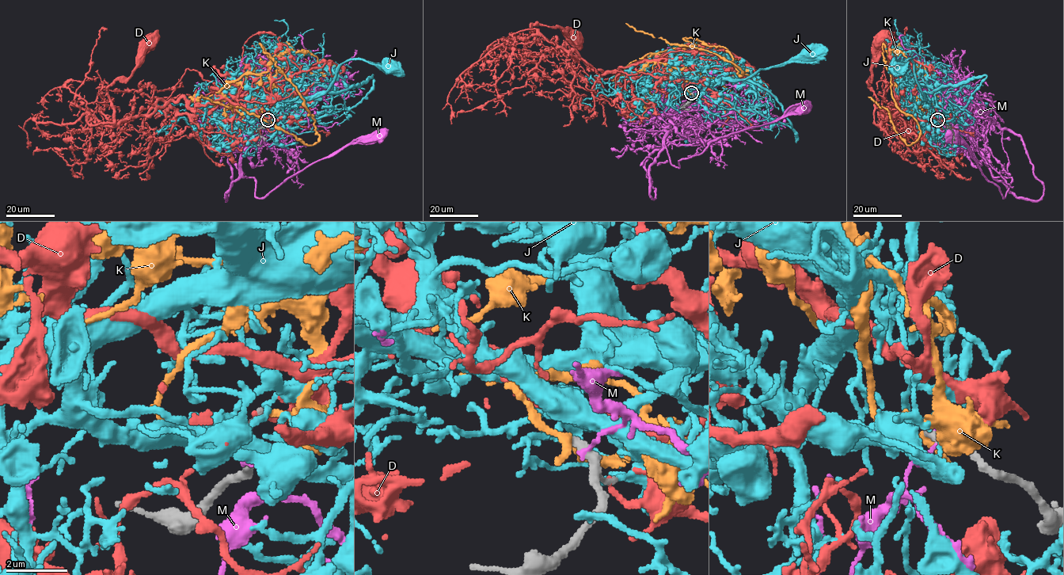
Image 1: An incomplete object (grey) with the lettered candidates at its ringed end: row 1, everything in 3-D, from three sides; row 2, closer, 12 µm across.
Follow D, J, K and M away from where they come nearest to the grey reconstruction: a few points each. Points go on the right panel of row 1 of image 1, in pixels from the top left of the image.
D: (940, 119), (903, 106), (906, 98), (915, 108), (917, 97), (876, 124), (869, 80), (883, 41)
J: (940, 118), (936, 117), (938, 123), (940, 120), (925, 100), (915, 79), (913, 63), (908, 59), (898, 66)
K: (937, 119), (927, 101), (908, 104), (883, 45), (891, 96), (919, 138), (907, 145), (868, 97)
M: (938, 121), (943, 131), (958, 118), (965, 132), (970, 126), (992, 175), (1011, 177), (1004, 197), (951, 135)

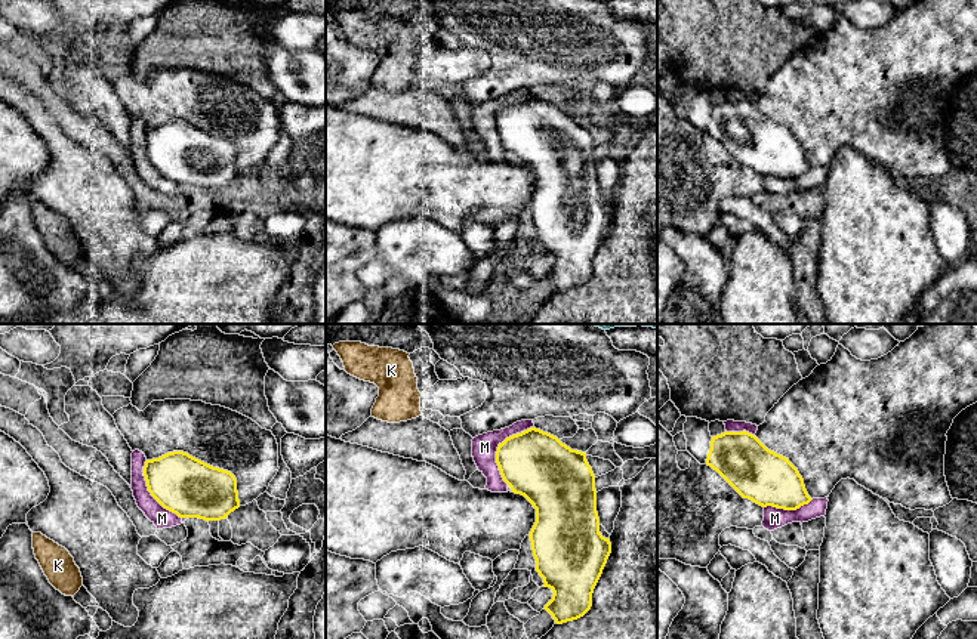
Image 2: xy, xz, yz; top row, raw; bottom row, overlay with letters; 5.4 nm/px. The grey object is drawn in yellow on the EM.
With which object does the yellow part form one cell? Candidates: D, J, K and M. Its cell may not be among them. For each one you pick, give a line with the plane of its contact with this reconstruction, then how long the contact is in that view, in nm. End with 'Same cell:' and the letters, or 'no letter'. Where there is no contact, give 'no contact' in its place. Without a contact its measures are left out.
Same cell: no letter

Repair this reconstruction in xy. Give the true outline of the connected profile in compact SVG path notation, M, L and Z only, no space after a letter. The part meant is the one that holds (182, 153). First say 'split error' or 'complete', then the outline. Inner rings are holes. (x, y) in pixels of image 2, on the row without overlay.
complete; M184 120L147 129L144 145L151 164L179 186L221 189L240 176L235 145Z

